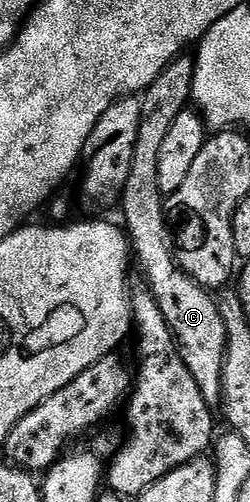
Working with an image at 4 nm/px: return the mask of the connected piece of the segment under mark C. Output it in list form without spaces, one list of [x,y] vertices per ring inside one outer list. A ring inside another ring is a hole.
[[[182,53],[155,77],[155,81],[140,96],[141,116],[135,137],[135,157],[131,157],[131,173],[119,196],[119,204],[125,210],[124,230],[127,232],[135,259],[145,270],[147,289],[155,297],[167,325],[177,341],[177,353],[183,365],[195,377],[199,393],[203,393],[206,403],[213,405],[221,399],[223,389],[223,365],[227,349],[227,325],[223,313],[219,313],[219,302],[213,299],[206,288],[201,287],[177,263],[171,246],[171,223],[165,220],[167,207],[163,202],[161,189],[161,169],[163,151],[161,146],[170,142],[177,126],[177,118],[190,106],[193,97],[193,78],[198,64]]]

